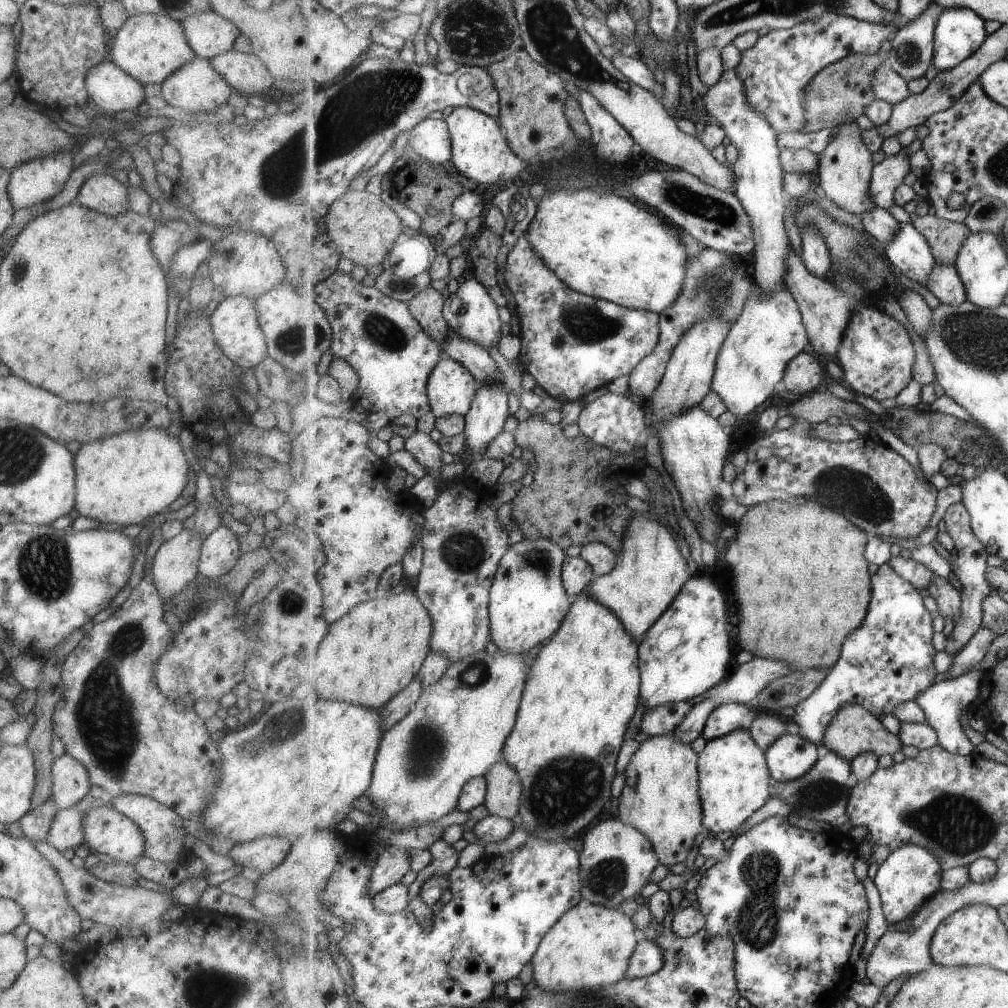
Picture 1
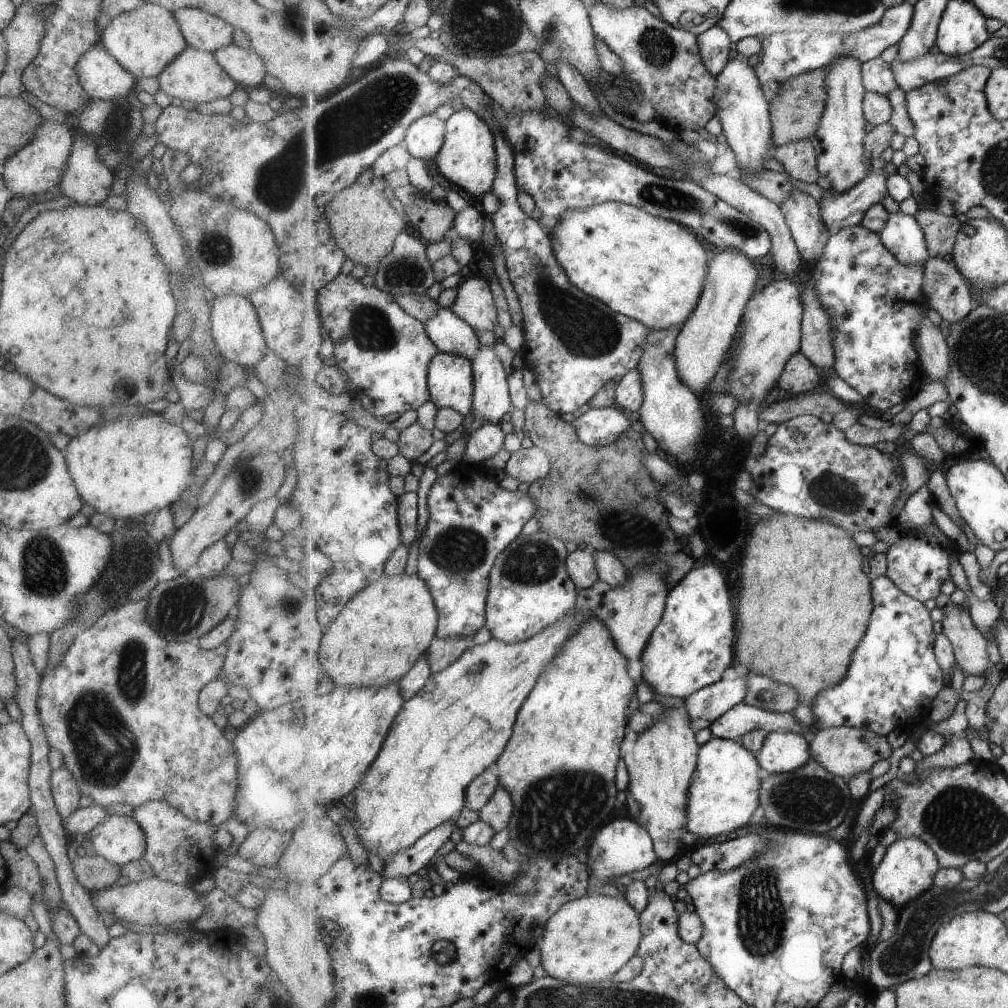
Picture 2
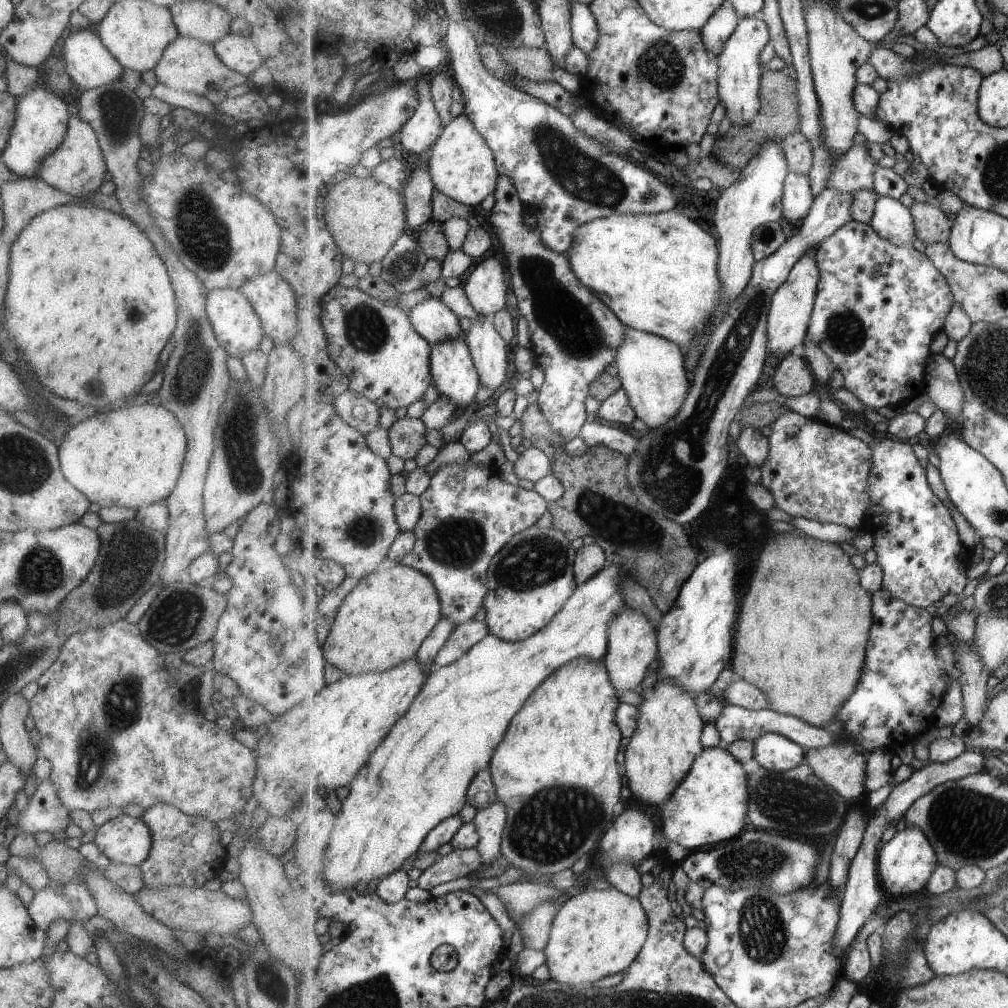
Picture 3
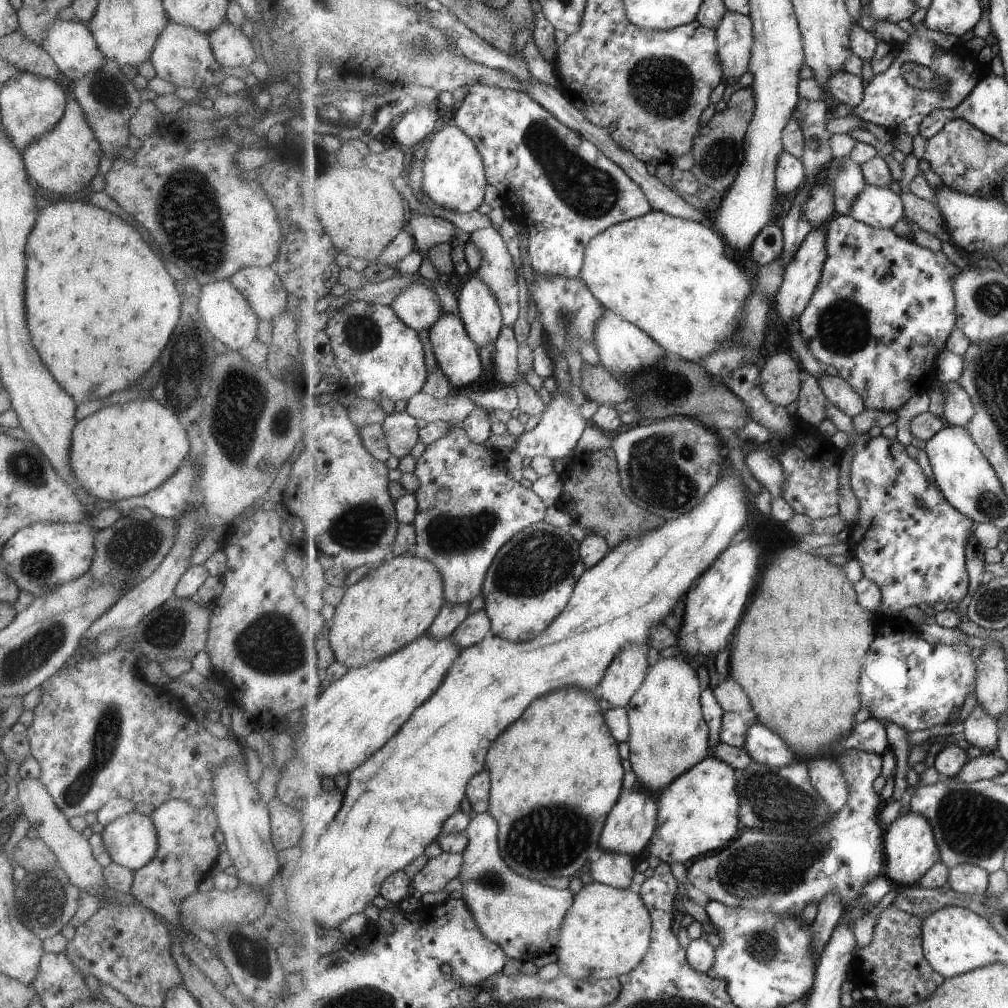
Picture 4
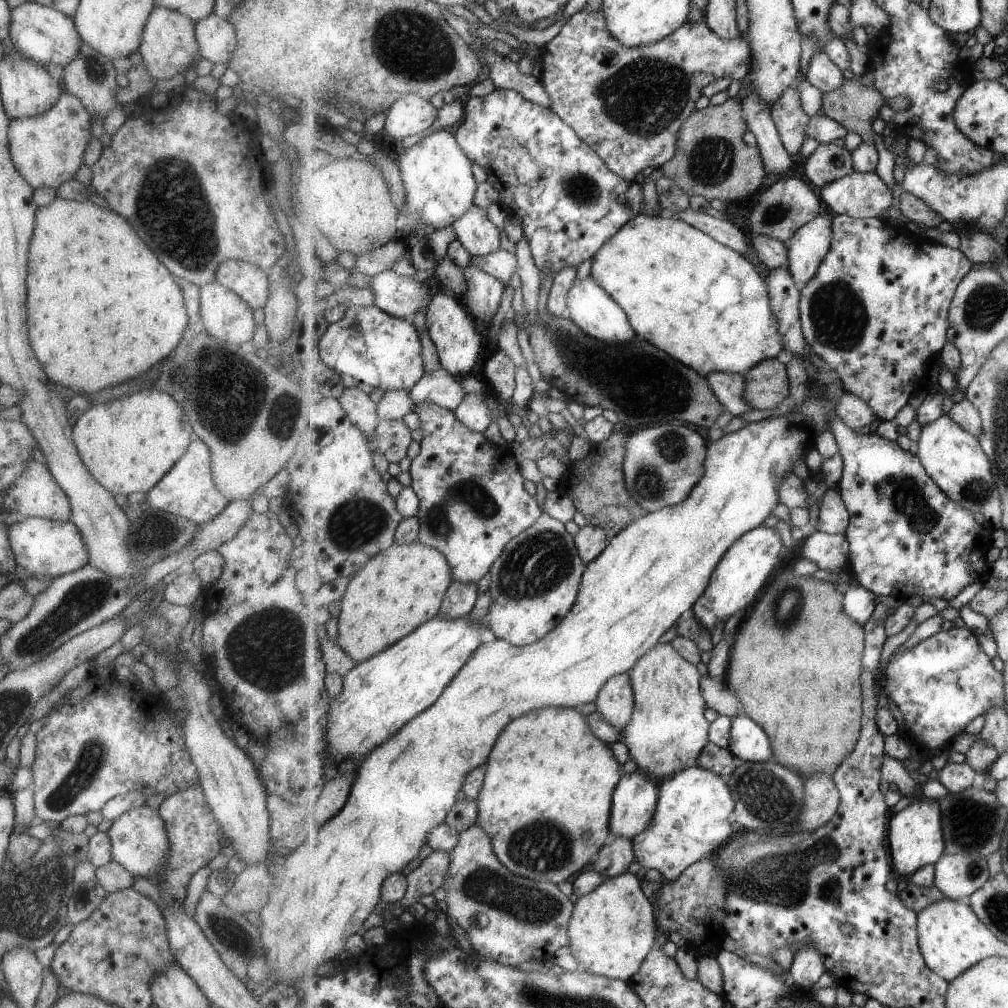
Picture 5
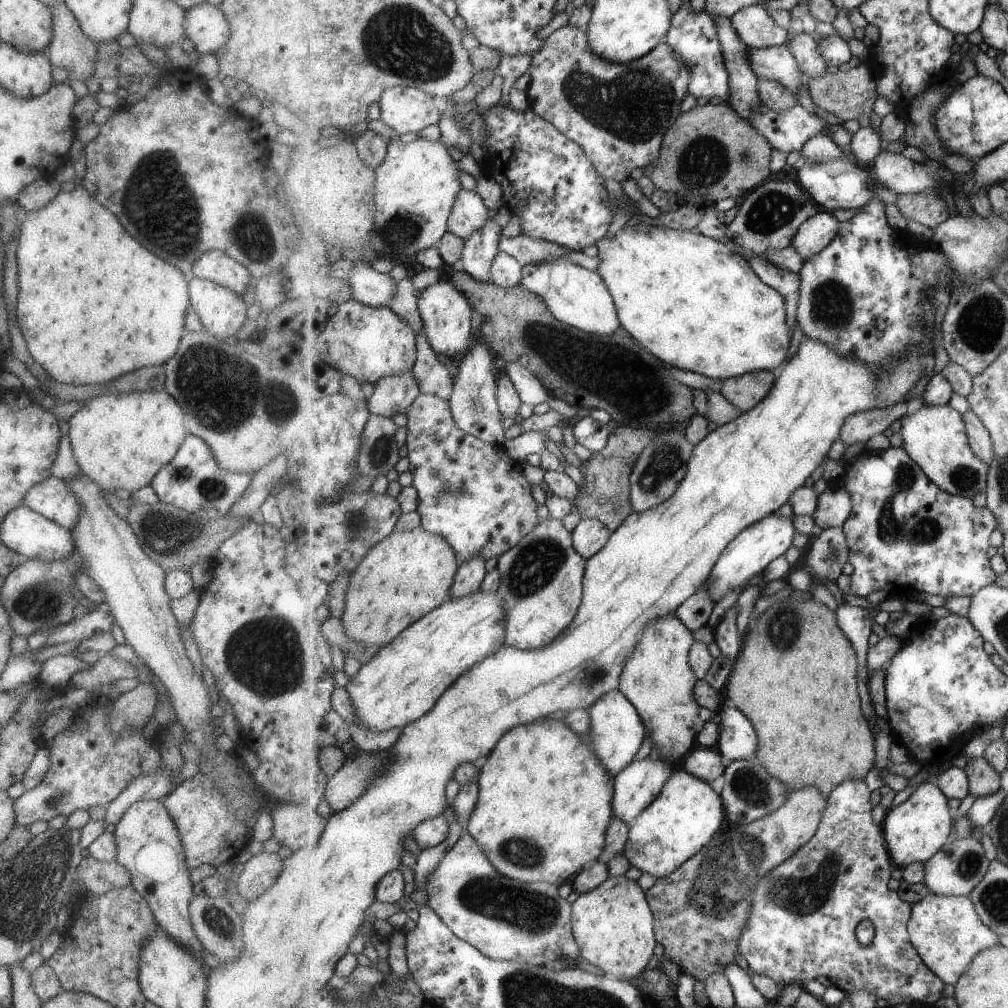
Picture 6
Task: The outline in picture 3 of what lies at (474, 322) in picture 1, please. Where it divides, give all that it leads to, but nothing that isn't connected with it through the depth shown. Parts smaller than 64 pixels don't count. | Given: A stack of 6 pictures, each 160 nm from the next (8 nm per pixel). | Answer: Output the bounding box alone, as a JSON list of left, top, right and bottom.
[463,258,511,315]

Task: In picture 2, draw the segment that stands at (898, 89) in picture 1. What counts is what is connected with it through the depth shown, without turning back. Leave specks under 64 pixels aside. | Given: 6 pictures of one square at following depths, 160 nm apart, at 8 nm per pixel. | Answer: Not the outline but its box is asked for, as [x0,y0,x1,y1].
[862,57,898,96]

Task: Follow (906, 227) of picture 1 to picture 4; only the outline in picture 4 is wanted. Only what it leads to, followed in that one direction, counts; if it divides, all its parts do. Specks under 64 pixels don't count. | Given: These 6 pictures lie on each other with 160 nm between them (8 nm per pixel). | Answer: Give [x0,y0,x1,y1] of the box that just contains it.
[849,184,907,229]

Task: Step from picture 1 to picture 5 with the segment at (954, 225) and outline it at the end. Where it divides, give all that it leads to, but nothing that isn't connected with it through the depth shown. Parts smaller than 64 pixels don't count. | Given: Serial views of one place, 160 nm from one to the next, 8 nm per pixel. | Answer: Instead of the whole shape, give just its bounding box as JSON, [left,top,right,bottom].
[898,192,945,229]

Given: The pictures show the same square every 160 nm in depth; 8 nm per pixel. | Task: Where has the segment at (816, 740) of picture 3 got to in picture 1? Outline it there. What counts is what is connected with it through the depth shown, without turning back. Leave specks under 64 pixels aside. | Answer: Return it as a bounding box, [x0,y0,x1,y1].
[703,703,757,740]

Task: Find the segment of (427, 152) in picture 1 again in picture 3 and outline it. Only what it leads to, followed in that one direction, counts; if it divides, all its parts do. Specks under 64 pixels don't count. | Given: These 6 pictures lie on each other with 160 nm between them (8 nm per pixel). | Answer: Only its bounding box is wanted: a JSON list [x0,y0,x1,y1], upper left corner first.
[399,72,444,157]

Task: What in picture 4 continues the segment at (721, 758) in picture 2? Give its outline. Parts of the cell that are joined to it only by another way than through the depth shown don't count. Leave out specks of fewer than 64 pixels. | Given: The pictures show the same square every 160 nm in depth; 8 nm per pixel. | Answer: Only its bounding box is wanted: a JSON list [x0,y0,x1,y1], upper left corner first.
[645,754,742,866]

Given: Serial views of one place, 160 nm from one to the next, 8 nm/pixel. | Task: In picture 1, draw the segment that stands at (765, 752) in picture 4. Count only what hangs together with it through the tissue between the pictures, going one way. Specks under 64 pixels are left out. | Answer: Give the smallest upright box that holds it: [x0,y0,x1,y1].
[766,733,823,783]

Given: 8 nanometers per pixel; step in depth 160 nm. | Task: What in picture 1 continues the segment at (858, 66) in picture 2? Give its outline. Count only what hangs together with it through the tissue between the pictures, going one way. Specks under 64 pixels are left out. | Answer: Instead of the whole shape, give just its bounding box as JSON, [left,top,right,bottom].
[820,122,879,220]

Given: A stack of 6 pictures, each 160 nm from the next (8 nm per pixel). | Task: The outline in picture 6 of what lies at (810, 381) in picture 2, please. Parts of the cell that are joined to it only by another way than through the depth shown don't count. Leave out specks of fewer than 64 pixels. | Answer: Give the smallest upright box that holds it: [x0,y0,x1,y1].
[721,370,777,413]

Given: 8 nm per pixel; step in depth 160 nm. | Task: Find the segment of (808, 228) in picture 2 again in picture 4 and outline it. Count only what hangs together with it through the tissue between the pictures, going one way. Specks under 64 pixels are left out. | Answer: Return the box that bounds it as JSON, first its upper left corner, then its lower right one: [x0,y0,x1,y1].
[777,151,806,199]

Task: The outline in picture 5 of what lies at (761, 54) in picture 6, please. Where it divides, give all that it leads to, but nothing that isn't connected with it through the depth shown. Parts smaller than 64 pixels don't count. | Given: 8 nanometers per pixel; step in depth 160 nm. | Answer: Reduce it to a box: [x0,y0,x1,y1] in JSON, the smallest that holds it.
[540,10,753,182]

